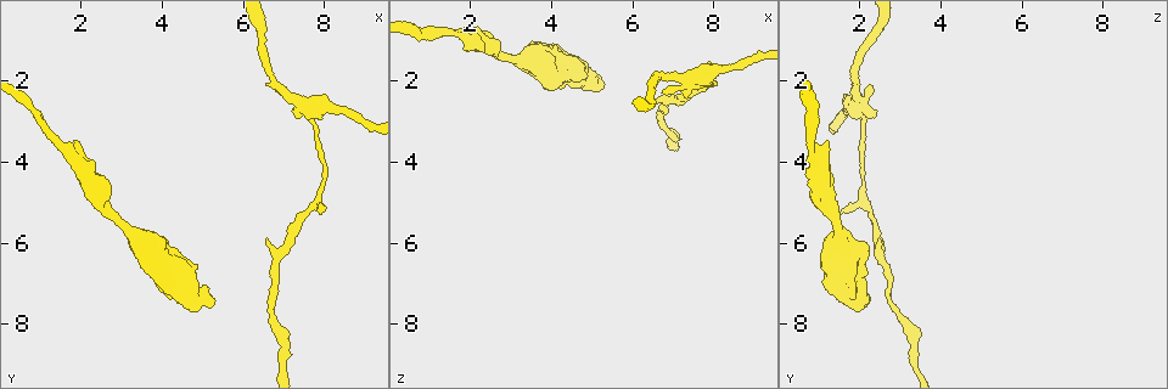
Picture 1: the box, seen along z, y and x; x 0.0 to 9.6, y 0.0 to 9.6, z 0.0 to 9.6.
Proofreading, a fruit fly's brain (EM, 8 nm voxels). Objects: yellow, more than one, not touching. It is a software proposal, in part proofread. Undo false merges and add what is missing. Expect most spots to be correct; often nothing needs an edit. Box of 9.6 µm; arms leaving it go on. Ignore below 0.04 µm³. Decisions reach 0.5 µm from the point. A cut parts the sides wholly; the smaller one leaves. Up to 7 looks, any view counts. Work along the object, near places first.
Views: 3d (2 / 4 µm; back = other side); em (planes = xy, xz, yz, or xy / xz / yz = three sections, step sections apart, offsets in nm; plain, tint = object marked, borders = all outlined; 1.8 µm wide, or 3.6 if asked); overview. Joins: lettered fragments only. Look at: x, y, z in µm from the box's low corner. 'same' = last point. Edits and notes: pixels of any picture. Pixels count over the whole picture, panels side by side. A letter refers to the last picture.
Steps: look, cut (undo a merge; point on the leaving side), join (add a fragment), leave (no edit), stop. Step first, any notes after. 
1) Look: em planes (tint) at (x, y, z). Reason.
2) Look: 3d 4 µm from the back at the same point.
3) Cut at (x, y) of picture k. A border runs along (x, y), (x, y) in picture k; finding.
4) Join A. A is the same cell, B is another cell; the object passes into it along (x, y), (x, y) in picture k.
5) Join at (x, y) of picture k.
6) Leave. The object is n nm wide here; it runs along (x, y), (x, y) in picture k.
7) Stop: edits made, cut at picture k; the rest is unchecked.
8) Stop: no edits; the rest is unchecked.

Look: 3d 2 µm from the back at (7.85, 5.25, 1.45). Thin end.

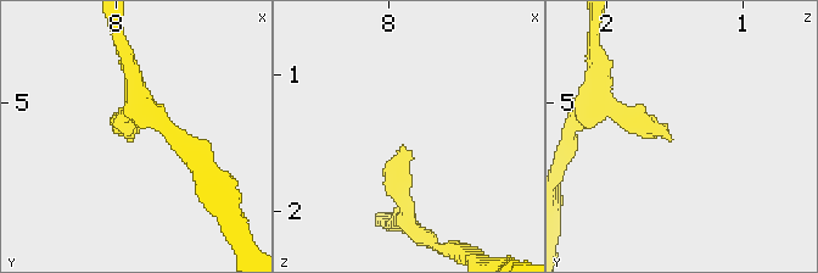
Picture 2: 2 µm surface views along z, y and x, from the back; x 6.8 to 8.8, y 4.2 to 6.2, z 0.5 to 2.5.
Look: em yz step 8 (tint) at (7.90, 5.24, 1.52).

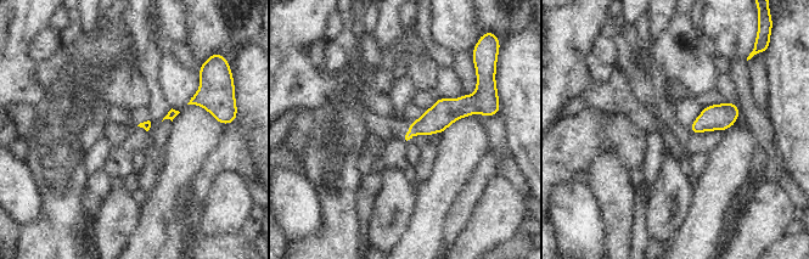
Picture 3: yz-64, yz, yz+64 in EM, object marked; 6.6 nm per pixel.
Look: em planes (borders) at the same point.

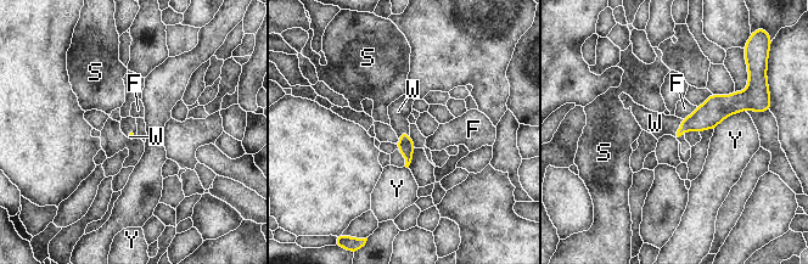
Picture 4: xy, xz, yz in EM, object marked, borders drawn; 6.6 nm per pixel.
Join W. W is the same cell, F, S and Y are other cells; the object passes into it along (711, 113), (678, 129), (658, 124) in picture 4; the neuron continues.

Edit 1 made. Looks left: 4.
Look: overview. See it whole again.

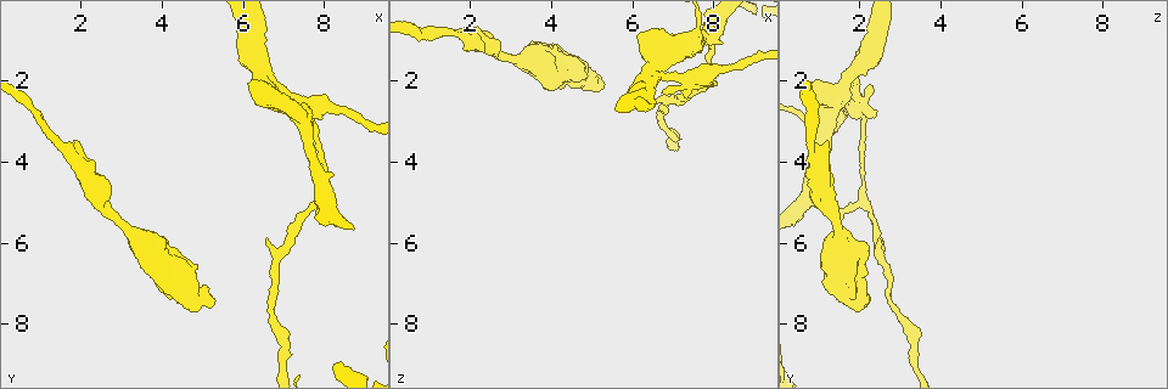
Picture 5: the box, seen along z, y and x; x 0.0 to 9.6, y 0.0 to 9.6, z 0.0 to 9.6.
Look: em xy step 4 (tint) at (5.20, 7.60, 2.15). Free end.

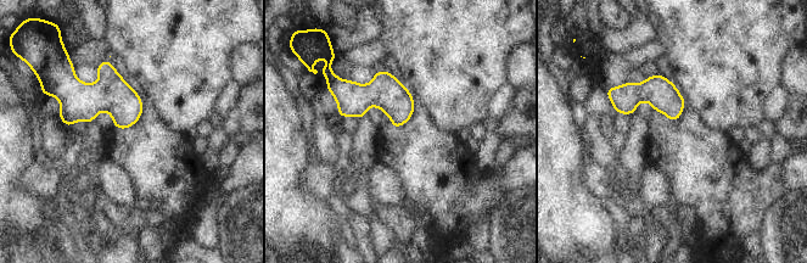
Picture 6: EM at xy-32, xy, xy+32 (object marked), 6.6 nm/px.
Look: em planes (tint) at the same point.

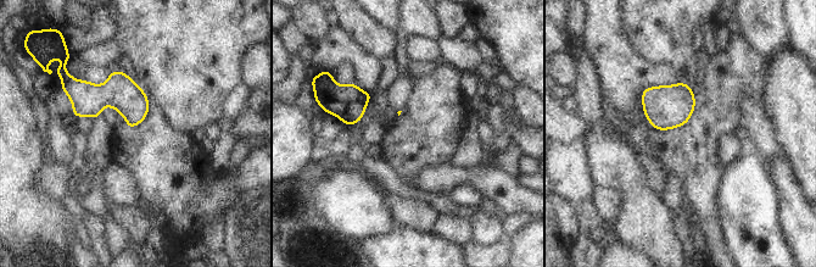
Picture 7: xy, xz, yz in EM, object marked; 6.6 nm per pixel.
Look: em planes (borders) at the same point.

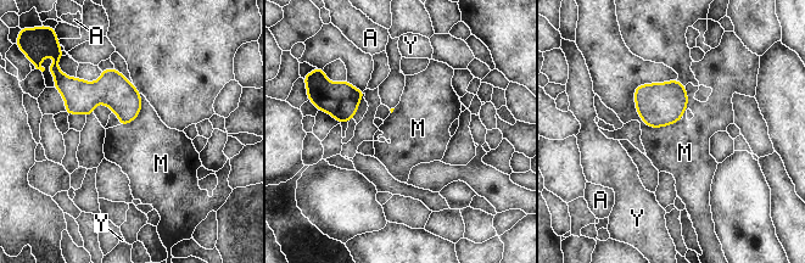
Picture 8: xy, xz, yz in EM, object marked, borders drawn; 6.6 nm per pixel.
Leave. A, M and Y are other cells; no lettered fragment goes on from it.

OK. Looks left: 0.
Stop: edits made, join at picture 4; the rest is unchecked.

